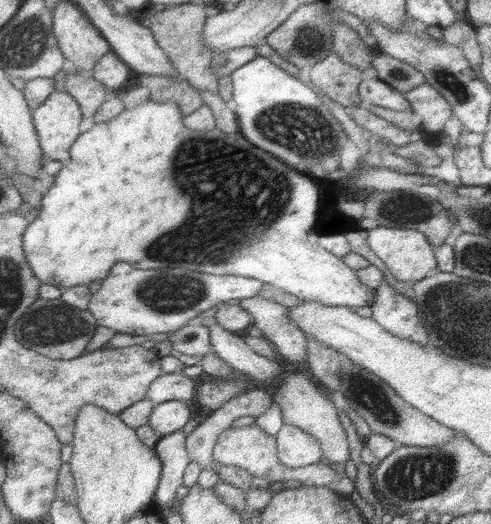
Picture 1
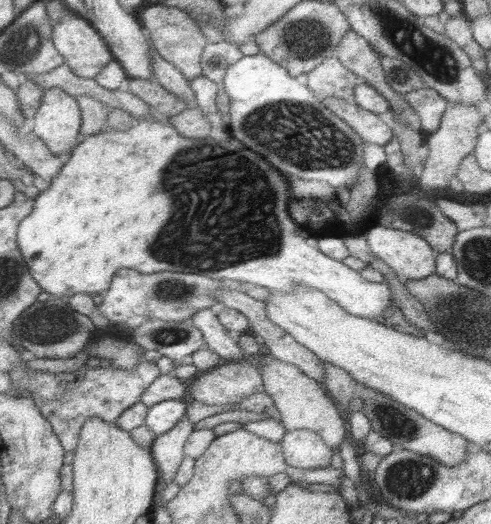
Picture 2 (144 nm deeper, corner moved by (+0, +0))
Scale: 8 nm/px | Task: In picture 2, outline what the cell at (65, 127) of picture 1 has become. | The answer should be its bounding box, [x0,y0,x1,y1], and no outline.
[33,88,81,154]

